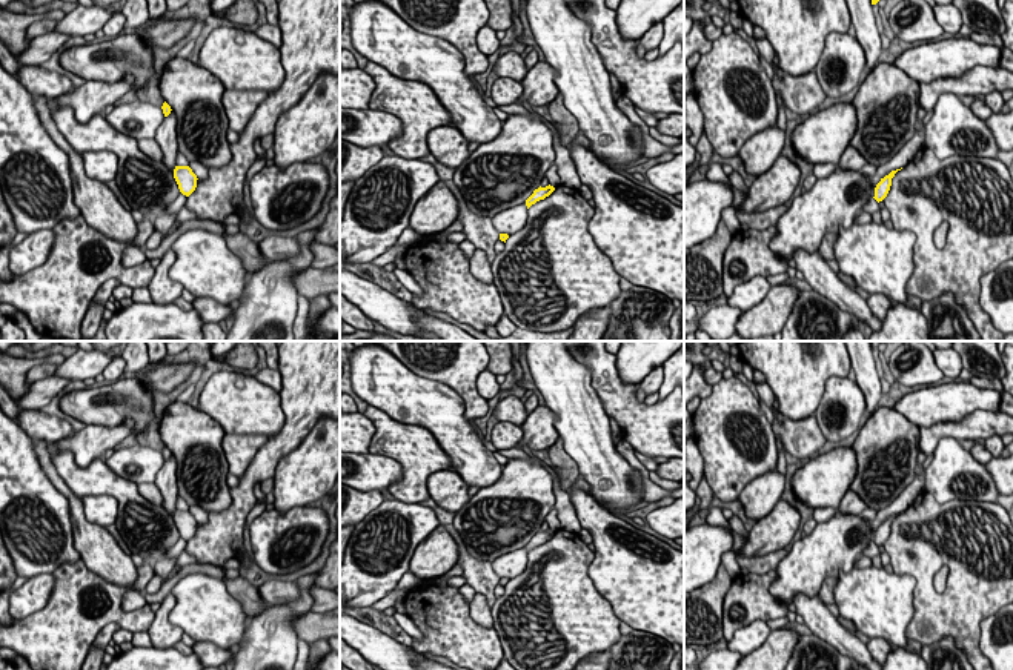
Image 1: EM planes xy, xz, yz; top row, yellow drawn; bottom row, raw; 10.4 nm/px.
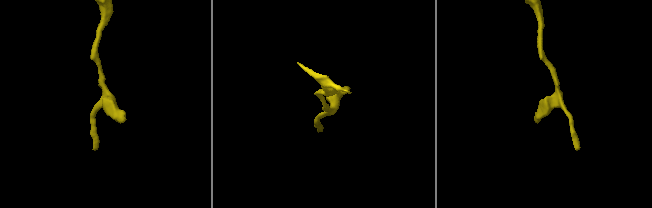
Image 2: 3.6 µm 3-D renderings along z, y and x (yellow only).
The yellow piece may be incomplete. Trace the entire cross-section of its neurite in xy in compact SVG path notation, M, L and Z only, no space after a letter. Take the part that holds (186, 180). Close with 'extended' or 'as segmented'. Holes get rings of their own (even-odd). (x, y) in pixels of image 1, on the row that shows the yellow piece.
M175 166L174 178L178 184L178 189L183 195L189 197L197 187L197 175L189 166Z; as segmented

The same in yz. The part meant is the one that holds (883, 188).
M896 169L896 171L892 171L888 175L885 175L884 178L881 178L881 181L876 184L875 187L875 200L879 203L882 201L888 191L890 191L890 186L892 186L892 178L895 177L895 174L901 171L901 169Z; as segmented

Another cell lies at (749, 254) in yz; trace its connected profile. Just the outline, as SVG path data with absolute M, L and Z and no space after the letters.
M776 226L764 231L749 227L732 235L722 258L722 298L729 298L738 284L756 275L770 277L787 272L789 263L770 249Z

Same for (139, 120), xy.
M138 100L132 103L121 103L105 115L106 121L120 134L135 138L155 138L158 126L164 120L160 106L143 103Z

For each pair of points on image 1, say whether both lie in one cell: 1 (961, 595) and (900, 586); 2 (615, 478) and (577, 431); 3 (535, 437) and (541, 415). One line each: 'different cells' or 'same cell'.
1: different cells
2: same cell
3: same cell

